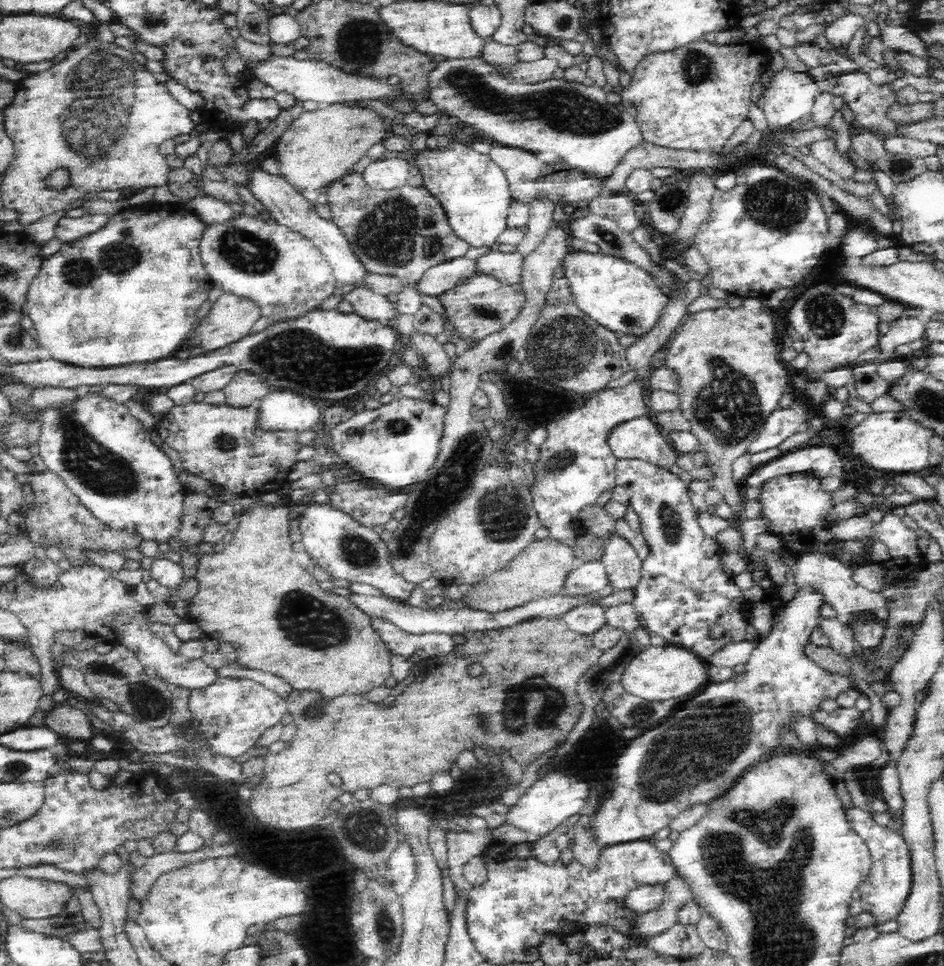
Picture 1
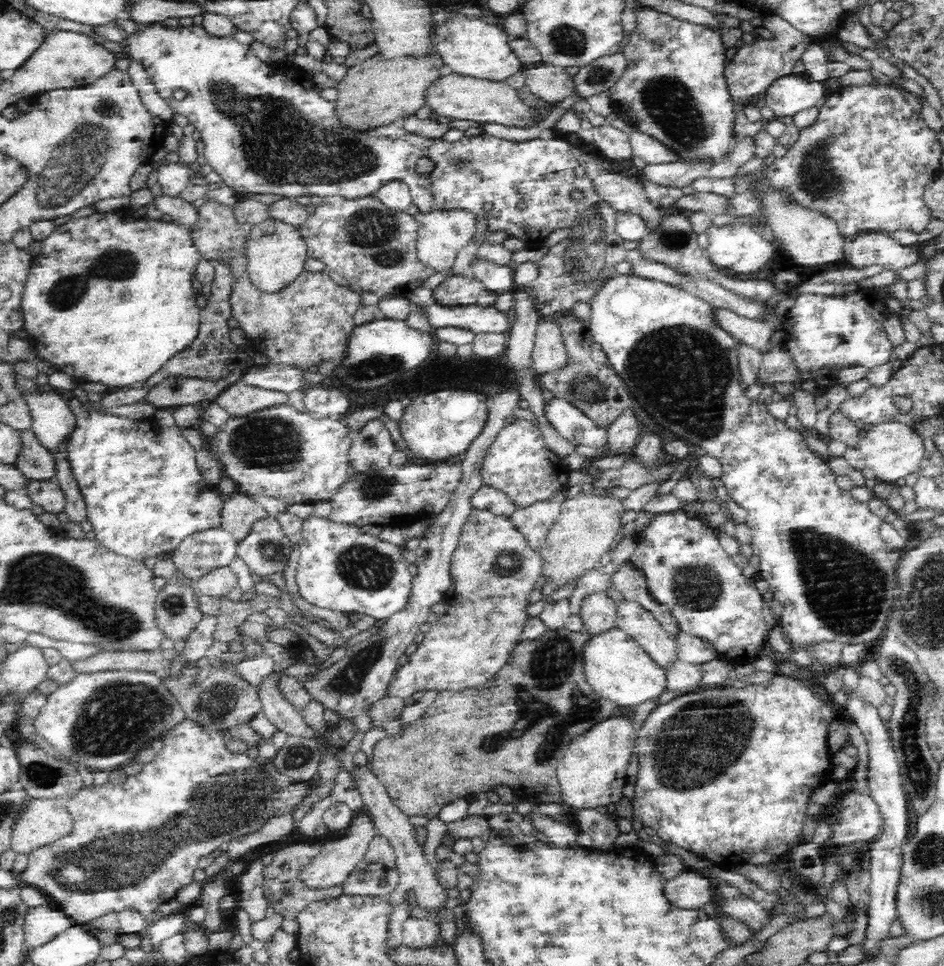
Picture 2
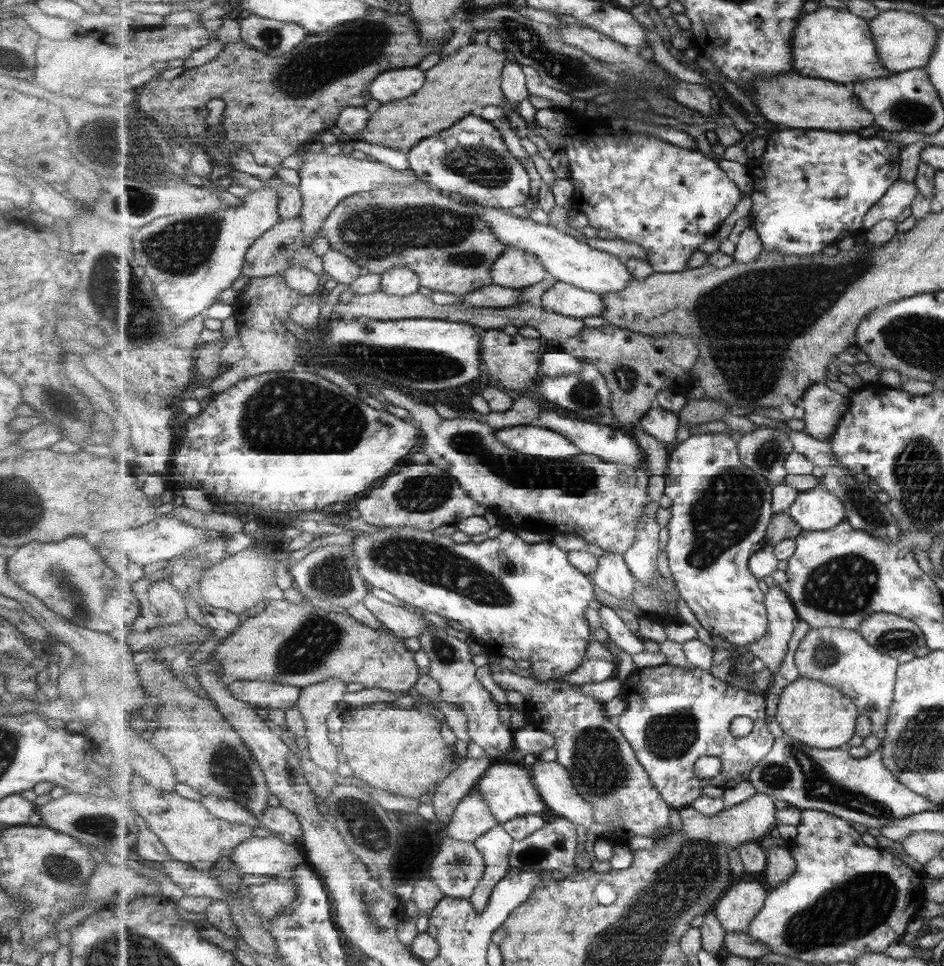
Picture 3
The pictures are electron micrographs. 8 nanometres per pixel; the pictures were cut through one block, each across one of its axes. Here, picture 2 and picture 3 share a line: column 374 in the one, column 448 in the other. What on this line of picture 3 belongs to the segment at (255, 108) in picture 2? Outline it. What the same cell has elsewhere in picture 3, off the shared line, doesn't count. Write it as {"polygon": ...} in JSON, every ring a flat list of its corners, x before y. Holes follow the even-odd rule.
{"polygon":[[479,113,466,116,442,133,422,140,408,155,409,170,419,175,420,180,433,189,457,195,465,202,508,209,525,207,530,200,531,178,527,168,507,150,497,127]]}

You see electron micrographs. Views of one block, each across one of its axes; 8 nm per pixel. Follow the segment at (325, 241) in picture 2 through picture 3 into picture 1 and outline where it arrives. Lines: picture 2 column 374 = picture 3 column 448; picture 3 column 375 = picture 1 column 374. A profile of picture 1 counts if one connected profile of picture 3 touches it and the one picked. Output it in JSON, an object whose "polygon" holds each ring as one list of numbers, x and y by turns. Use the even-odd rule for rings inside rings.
{"polygon":[[356,172,344,175,324,191,331,208,331,221,345,234,354,254,372,274,406,280,414,288,432,266,464,257,471,246,450,226,441,202,424,186,405,186,393,190,369,188]]}

